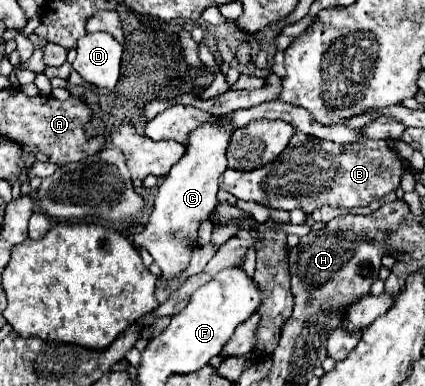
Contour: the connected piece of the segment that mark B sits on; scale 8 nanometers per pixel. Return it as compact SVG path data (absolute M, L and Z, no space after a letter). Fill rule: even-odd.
M296 132L286 150L274 162L250 172L228 168L220 176L220 188L230 192L234 198L254 200L268 208L288 212L302 208L312 214L324 204L342 208L368 206L372 200L394 192L400 186L400 178L402 164L396 152L388 148L386 140L364 138L352 144L336 144Z

